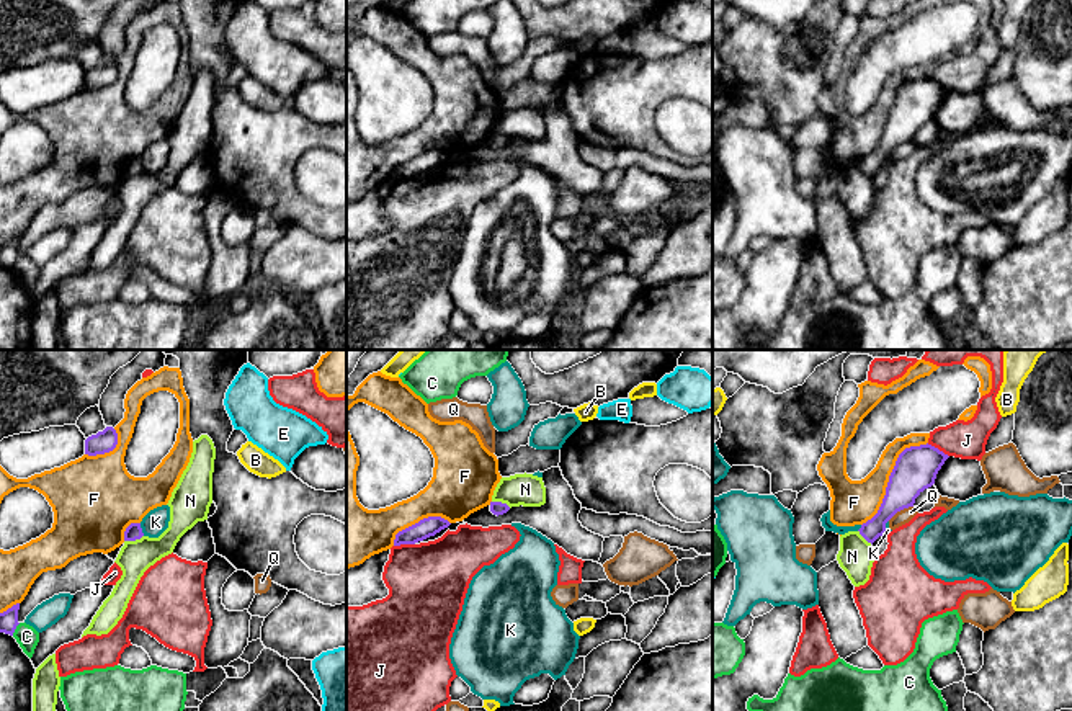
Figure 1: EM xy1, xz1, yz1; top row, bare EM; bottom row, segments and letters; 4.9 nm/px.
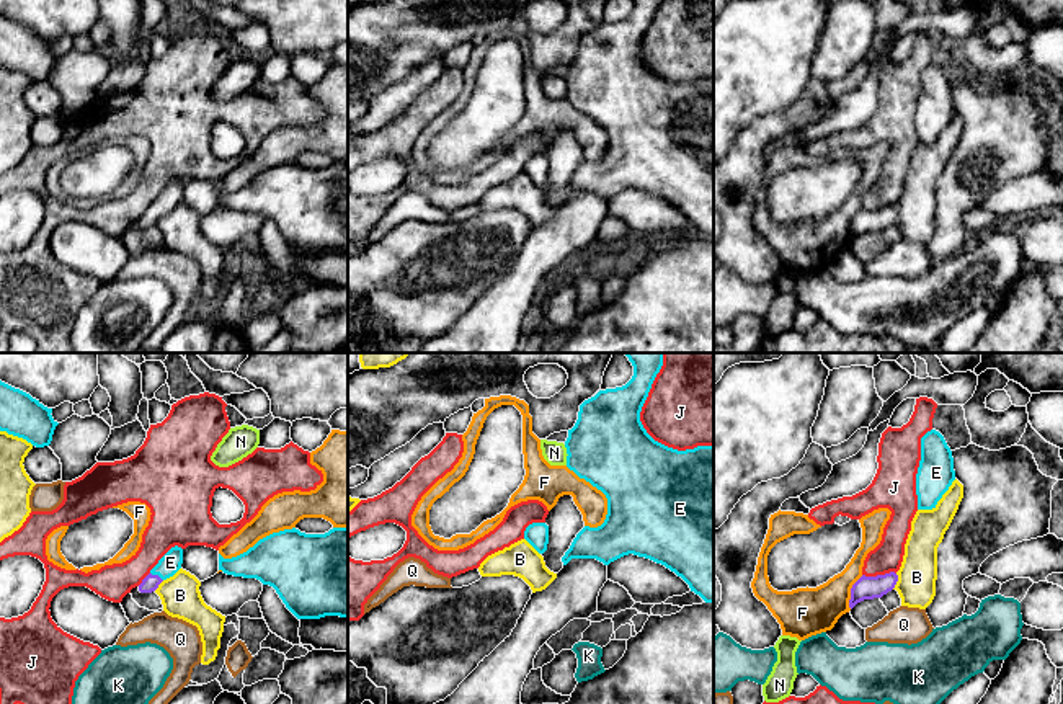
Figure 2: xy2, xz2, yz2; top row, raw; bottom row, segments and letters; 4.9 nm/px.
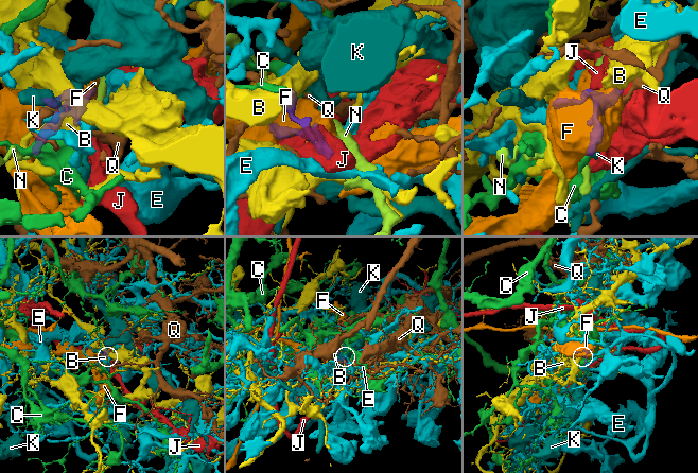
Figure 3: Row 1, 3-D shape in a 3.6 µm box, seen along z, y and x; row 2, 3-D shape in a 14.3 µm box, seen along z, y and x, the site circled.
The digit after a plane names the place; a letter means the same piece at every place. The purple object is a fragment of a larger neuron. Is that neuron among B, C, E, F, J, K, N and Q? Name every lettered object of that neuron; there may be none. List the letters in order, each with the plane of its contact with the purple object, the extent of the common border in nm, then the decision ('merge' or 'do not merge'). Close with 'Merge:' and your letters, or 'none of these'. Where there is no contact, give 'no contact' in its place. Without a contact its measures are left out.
B: yz2 | 80 nm | do not merge
C: xy1 | 80 nm | do not merge
E: xy2 | 80 nm | merge
F: yz1 | 550 nm | do not merge
J: yz2 | 170 nm | do not merge
K: xy1 | 70 nm | do not merge
N: xy1 | 100 nm | do not merge
Q: yz1 | 150 nm | do not merge
Merge: E

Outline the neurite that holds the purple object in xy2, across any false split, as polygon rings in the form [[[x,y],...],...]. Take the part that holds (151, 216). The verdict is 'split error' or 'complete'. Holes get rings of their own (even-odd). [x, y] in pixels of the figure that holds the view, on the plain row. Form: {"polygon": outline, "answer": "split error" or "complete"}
{"polygon": [[[175,180],[171,181],[158,198],[150,204],[150,207],[139,219],[140,227],[152,227],[158,222],[158,219],[173,211],[183,198],[183,183]]], "answer": "split error"}

